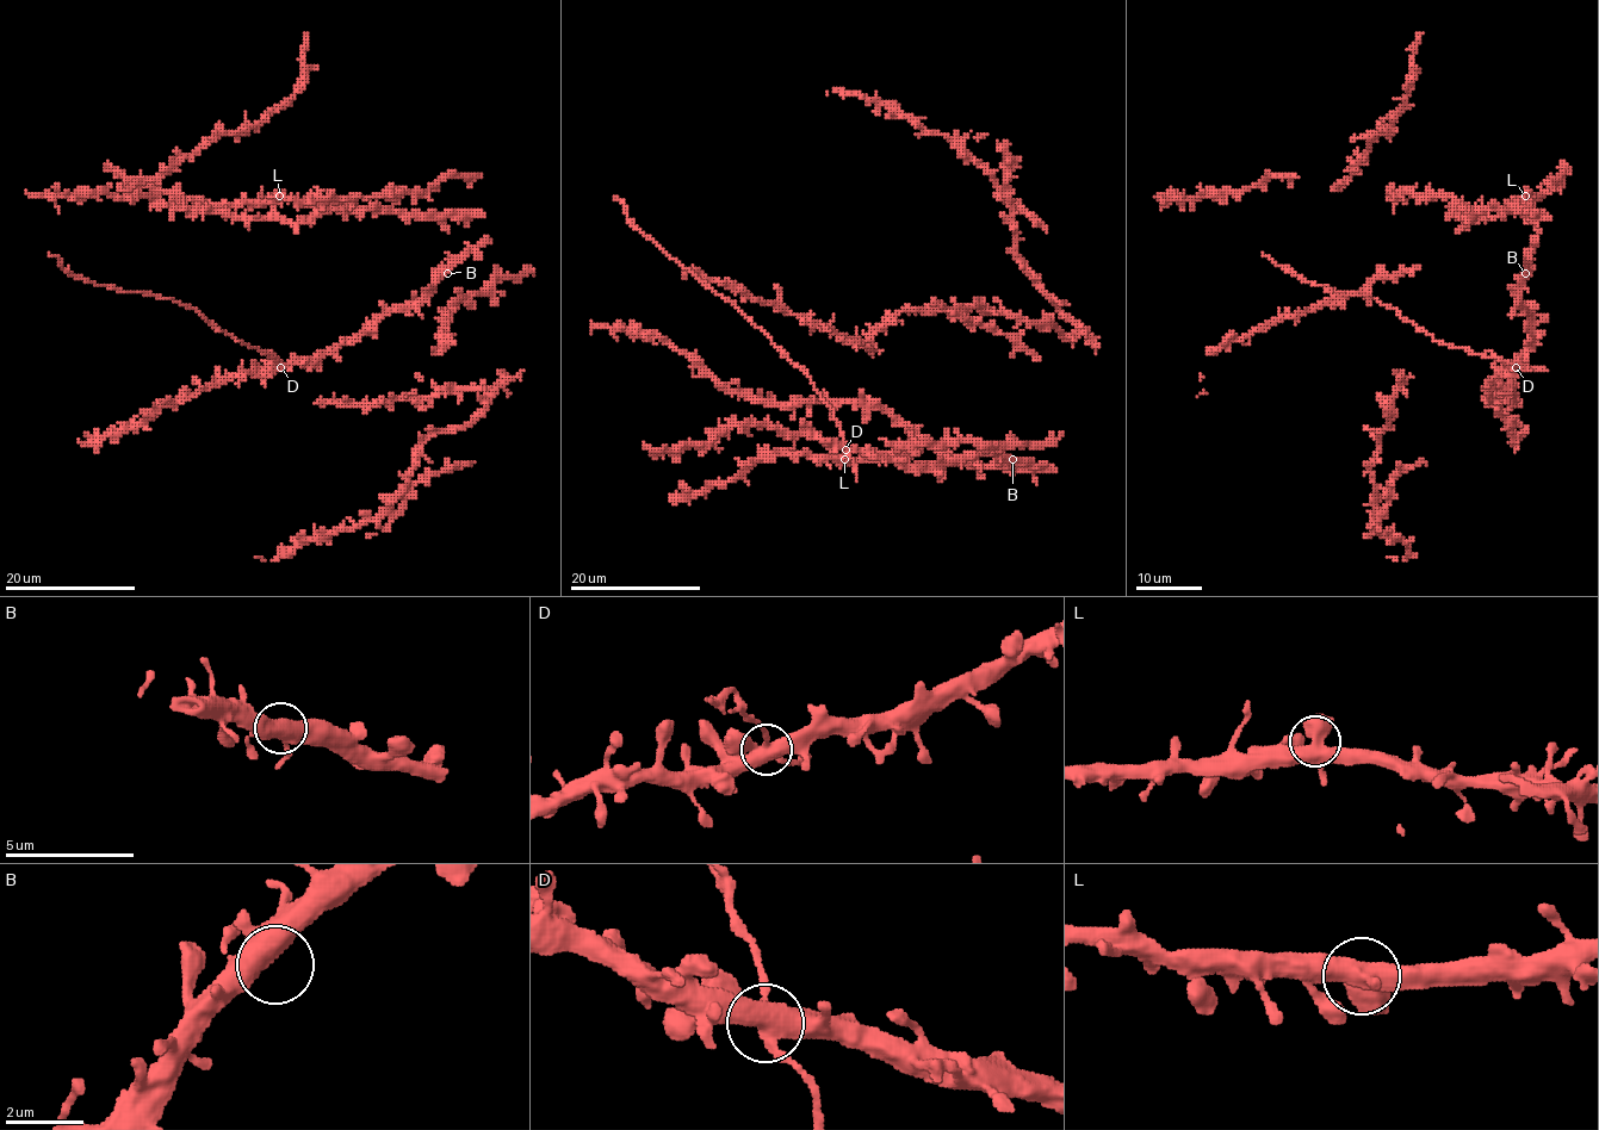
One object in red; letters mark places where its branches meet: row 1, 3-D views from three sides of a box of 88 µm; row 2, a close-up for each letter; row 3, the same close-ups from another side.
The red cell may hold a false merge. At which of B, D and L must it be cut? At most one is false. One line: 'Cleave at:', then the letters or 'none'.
Cleave at: none

